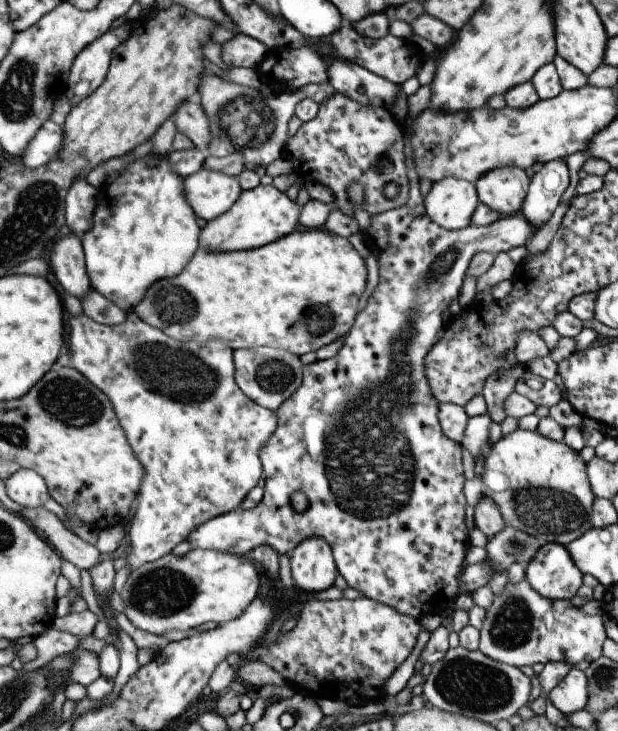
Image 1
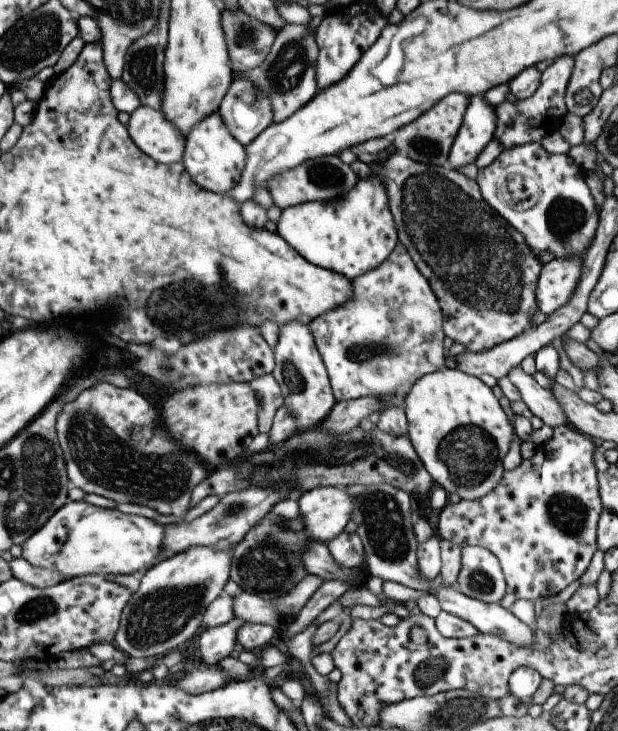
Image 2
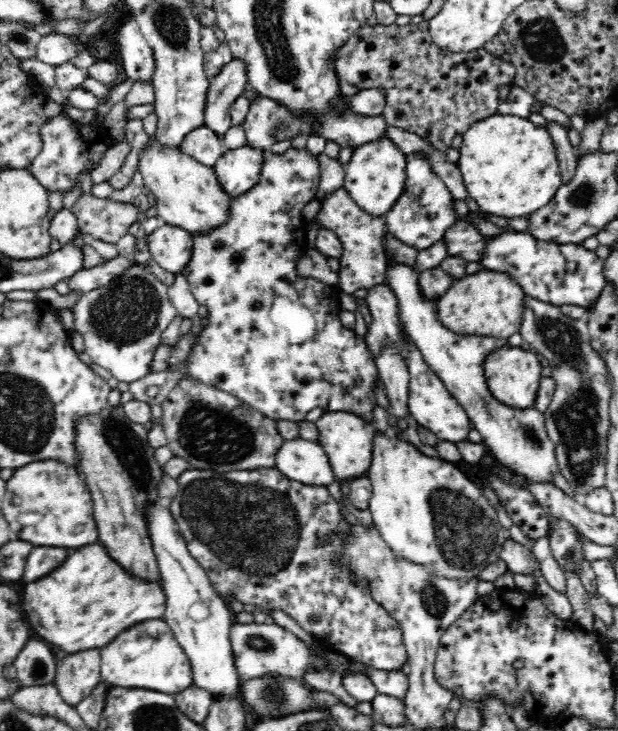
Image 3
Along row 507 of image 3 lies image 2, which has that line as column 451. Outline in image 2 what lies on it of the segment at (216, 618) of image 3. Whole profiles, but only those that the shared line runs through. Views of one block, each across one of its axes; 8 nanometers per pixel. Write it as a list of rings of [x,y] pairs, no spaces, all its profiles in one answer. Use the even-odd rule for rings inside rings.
[[[484,96],[470,98],[470,104],[466,108],[466,114],[448,156],[448,161],[455,171],[475,162],[480,152],[494,139],[498,120],[494,108],[494,105],[486,102]]]

